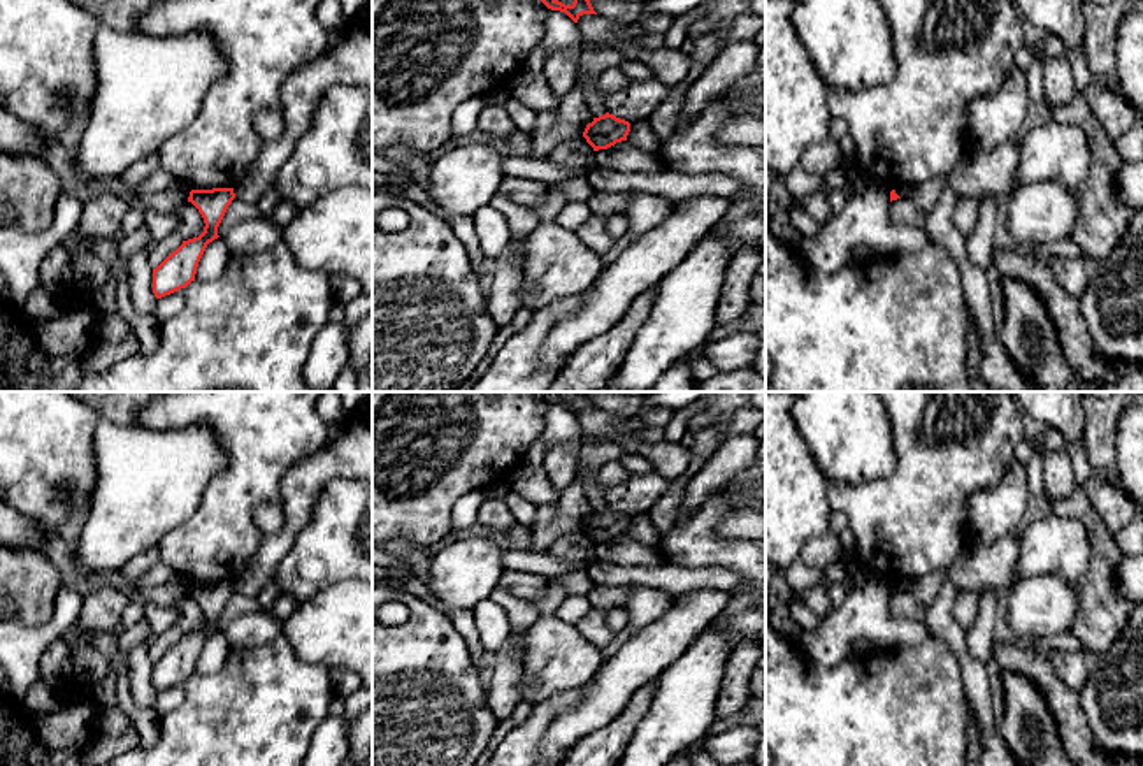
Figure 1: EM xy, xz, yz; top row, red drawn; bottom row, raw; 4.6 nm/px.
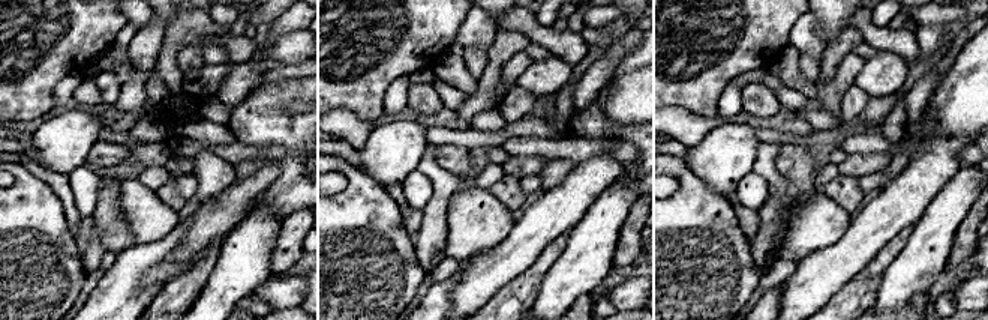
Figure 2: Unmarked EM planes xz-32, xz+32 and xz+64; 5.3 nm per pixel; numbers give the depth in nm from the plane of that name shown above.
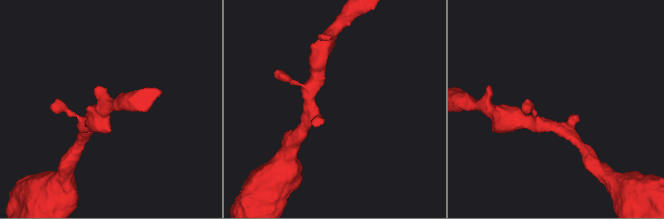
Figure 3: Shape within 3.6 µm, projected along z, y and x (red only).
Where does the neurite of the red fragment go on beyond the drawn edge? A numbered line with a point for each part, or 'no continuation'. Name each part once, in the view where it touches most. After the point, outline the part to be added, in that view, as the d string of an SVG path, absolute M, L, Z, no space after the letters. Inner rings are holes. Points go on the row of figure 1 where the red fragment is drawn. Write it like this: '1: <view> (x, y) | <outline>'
no continuation

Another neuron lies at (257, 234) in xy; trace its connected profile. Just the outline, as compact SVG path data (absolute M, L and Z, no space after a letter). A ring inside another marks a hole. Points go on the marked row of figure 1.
M263 216L248 218L234 225L223 237L230 255L244 257L274 248L283 241L283 228Z

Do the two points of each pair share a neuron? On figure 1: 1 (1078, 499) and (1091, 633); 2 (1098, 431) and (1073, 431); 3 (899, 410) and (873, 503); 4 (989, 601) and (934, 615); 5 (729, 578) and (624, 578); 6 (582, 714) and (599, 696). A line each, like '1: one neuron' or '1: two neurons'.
1: one neuron
2: two neurons
3: one neuron
4: two neurons
5: one neuron
6: one neuron

